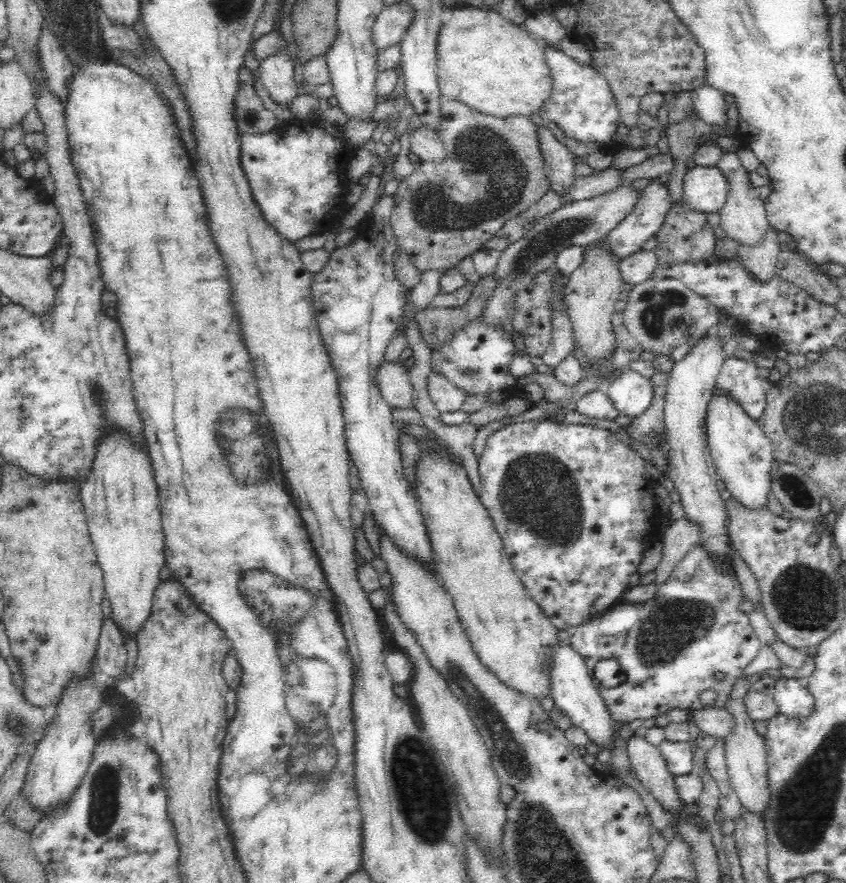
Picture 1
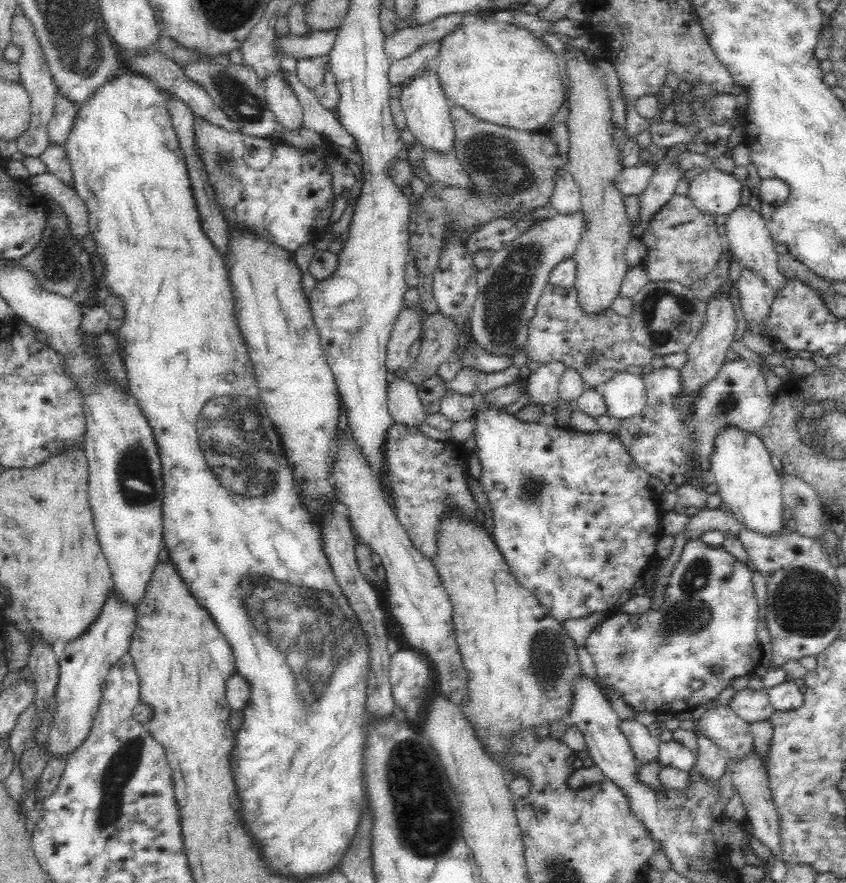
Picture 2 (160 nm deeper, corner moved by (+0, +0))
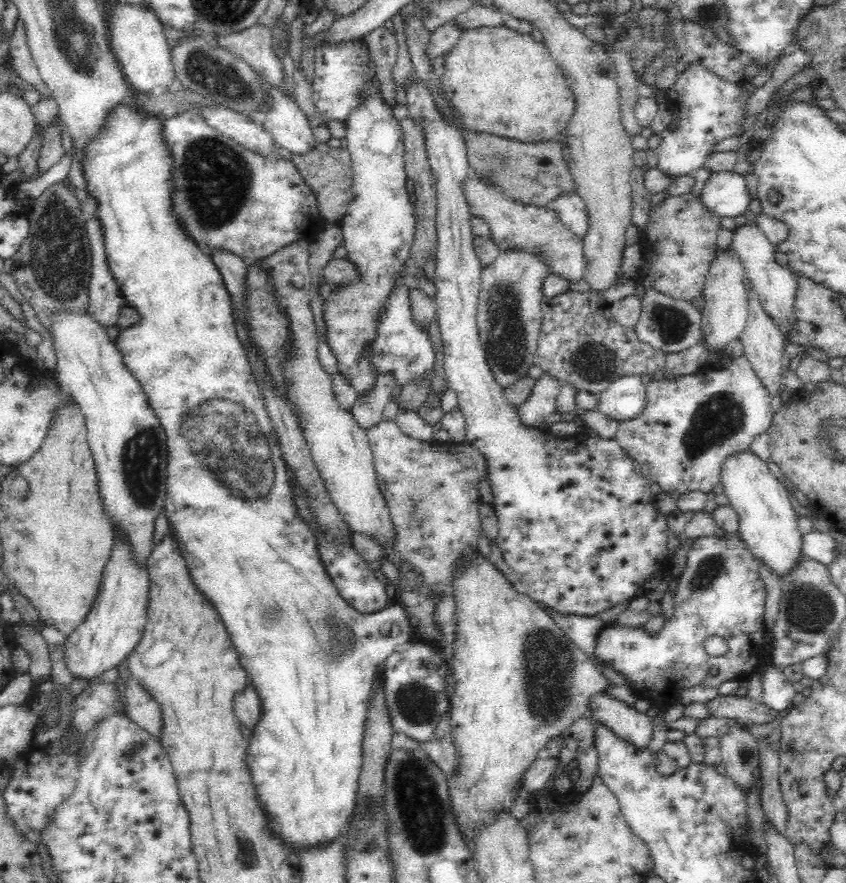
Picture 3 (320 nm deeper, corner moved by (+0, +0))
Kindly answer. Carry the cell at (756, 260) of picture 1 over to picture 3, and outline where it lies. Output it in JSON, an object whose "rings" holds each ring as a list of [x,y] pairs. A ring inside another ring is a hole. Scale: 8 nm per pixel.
{"rings":[[[749,287],[748,292],[748,315],[745,330],[738,339],[744,347],[743,354],[750,361],[752,368],[758,375],[762,385],[770,393],[771,397],[780,394],[784,387],[782,376],[782,357],[787,339],[777,326],[772,323],[770,316],[762,309],[759,297]]]}

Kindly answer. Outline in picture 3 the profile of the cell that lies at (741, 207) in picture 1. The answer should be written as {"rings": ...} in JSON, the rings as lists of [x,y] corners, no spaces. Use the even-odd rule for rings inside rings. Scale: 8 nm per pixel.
{"rings":[[[746,223],[733,229],[733,243],[731,248],[739,256],[746,269],[748,286],[759,297],[762,309],[770,316],[772,323],[784,332],[790,328],[796,317],[796,294],[798,290],[798,276],[787,266],[778,265],[774,259],[776,249],[756,223]]]}

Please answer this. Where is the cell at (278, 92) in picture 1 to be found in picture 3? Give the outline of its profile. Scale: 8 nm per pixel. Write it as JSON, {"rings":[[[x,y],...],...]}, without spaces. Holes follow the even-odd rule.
{"rings":[[[272,87],[269,94],[271,104],[263,127],[278,147],[286,149],[292,155],[308,154],[318,142],[295,97],[283,94],[278,87]]]}

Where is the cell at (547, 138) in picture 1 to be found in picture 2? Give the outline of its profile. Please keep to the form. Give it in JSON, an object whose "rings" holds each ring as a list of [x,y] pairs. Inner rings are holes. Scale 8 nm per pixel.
{"rings":[[[564,166],[559,170],[556,184],[548,205],[552,213],[574,214],[581,210],[581,196],[576,181]]]}

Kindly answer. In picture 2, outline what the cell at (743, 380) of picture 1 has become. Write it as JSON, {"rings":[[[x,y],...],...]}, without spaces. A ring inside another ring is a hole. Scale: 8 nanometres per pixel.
{"rings":[[[730,356],[716,372],[716,376],[694,392],[687,392],[682,386],[681,372],[668,366],[643,373],[642,377],[645,382],[645,406],[637,416],[622,419],[615,433],[640,469],[650,476],[659,478],[666,485],[675,484],[677,487],[686,483],[700,483],[700,486],[705,487],[713,481],[710,474],[711,454],[719,430],[724,427],[736,427],[740,431],[756,435],[763,426],[766,426],[775,398],[774,393],[767,389],[760,365],[741,357]]]}

